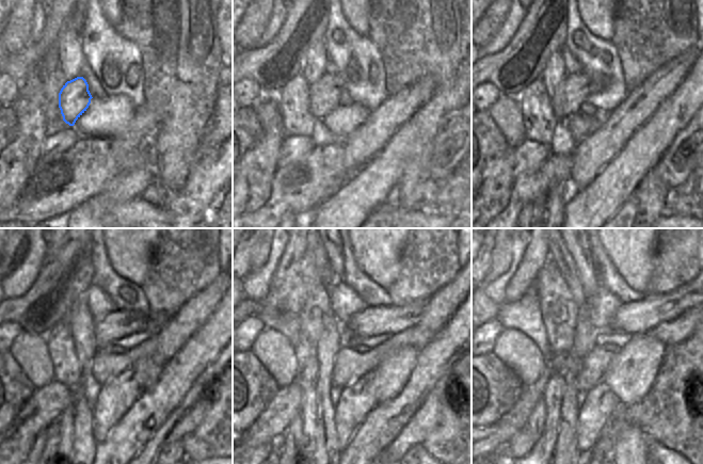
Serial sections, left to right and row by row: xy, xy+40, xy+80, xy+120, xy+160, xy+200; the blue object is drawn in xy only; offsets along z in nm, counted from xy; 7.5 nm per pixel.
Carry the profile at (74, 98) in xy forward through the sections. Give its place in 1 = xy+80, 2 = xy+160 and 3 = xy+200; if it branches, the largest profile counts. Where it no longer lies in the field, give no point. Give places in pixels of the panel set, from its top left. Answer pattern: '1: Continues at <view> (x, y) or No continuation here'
1: Continues at xy+80 (572, 93)
2: Continues at xy+160 (390, 319)
3: Continues at xy+200 (642, 316)

